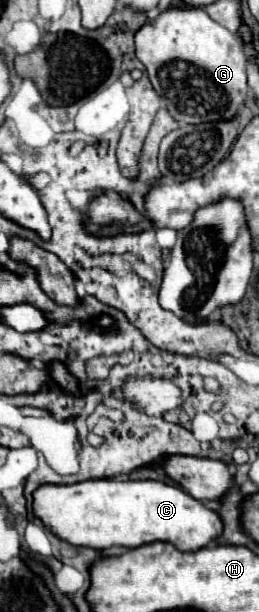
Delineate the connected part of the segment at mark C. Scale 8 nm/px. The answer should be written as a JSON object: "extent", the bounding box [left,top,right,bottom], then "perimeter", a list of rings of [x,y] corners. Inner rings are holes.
{"extent":[33,475,221,551],"perimeter":[[[118,475],[104,479],[91,479],[73,485],[41,485],[33,491],[33,515],[43,521],[45,527],[59,539],[75,545],[75,547],[91,547],[91,549],[105,549],[105,547],[141,547],[155,541],[165,541],[175,545],[179,551],[197,551],[209,541],[215,541],[221,535],[221,519],[219,515],[195,501],[183,489],[165,485],[157,480],[132,480],[128,475]]]}

